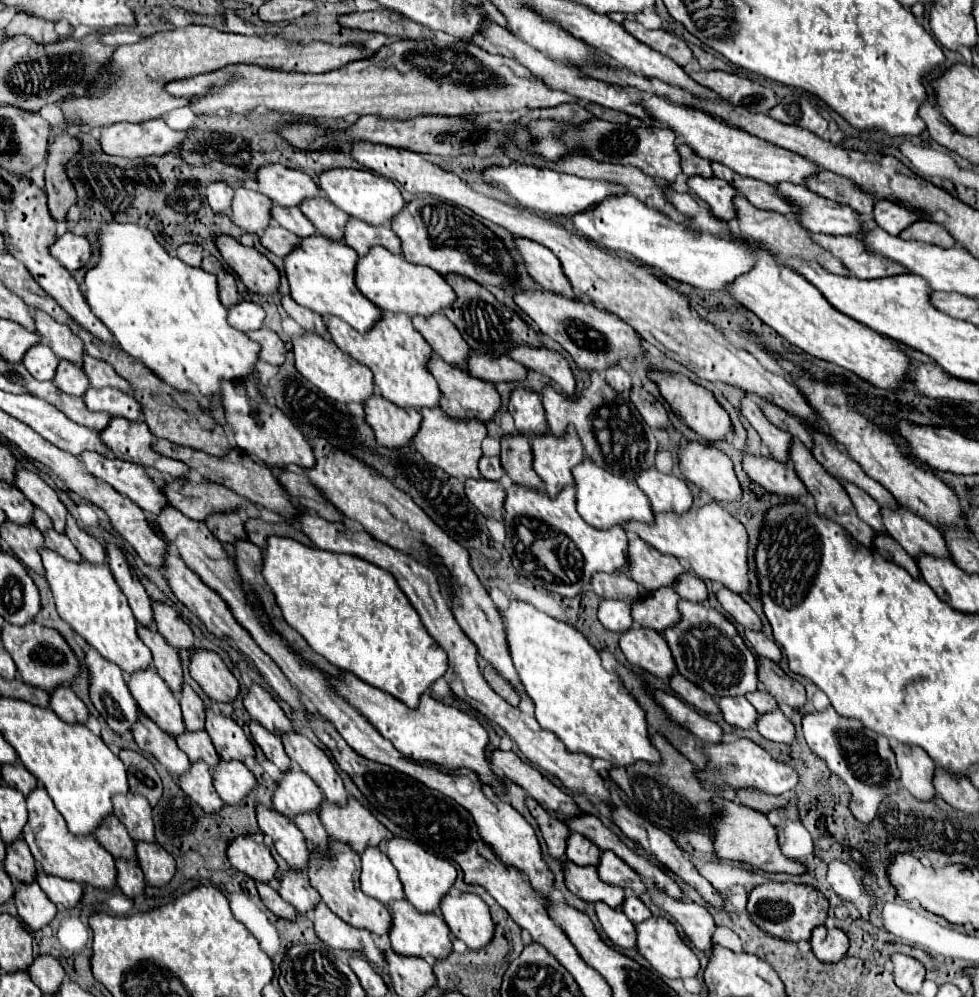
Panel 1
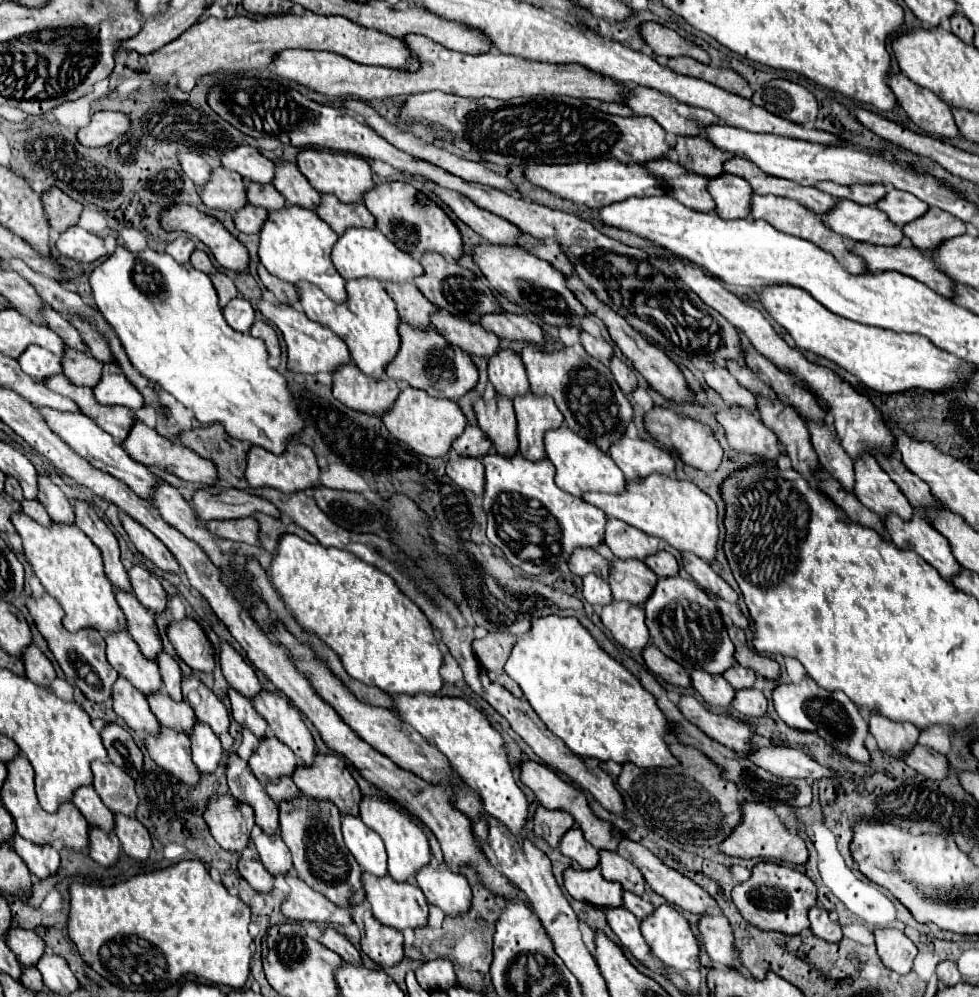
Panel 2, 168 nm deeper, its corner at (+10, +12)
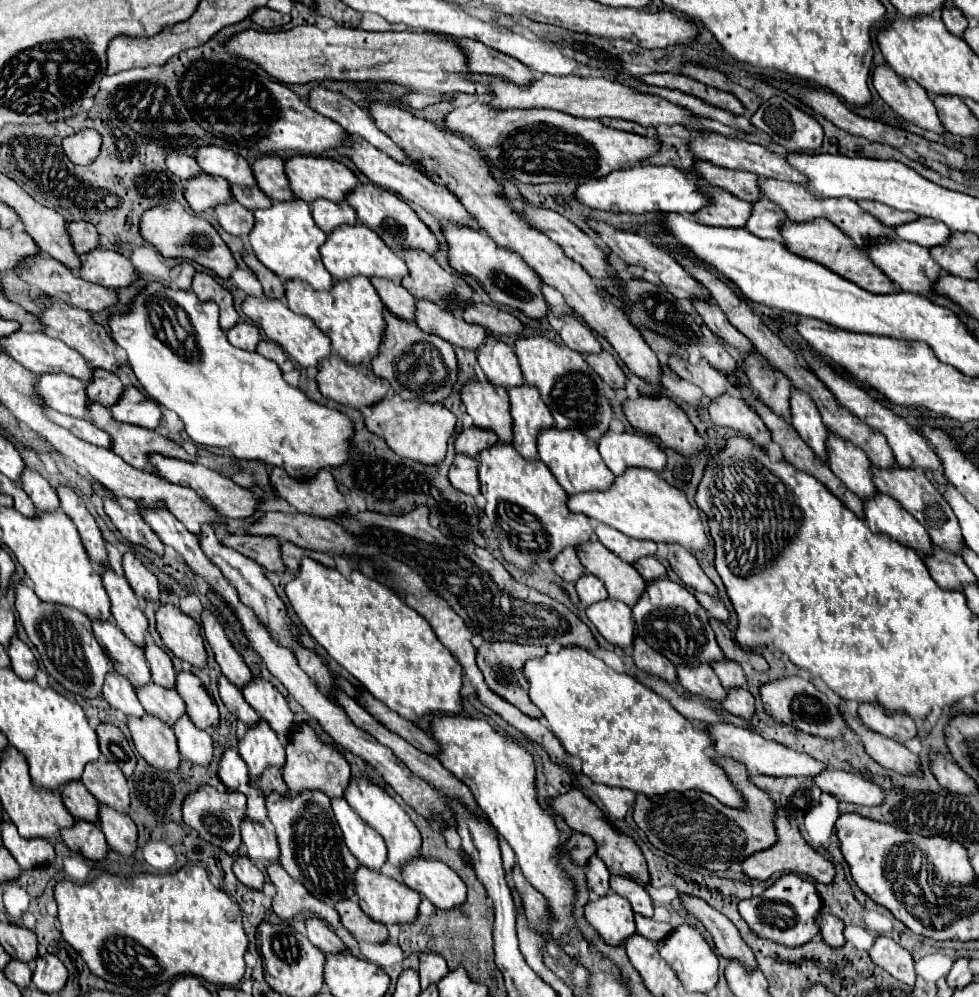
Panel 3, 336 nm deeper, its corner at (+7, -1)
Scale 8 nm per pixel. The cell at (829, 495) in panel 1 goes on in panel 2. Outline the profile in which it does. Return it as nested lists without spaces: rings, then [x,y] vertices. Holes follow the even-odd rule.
[[[757,397],[757,405],[763,423],[771,427],[771,431],[775,431],[779,443],[791,457],[793,469],[807,481],[813,481],[813,475],[819,471],[821,465],[815,449],[811,447],[811,435],[803,419],[795,413],[793,407],[787,407],[781,401],[767,401]]]

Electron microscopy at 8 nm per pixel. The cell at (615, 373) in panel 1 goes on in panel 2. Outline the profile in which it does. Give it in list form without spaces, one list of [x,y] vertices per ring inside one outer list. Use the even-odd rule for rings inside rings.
[[[581,331],[581,345],[591,357],[599,359],[601,363],[609,363],[613,357],[613,347],[605,339],[597,339],[585,331]]]

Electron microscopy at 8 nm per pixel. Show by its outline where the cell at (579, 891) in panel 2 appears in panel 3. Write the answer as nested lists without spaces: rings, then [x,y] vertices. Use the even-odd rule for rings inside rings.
[[[614,892],[592,900],[586,906],[586,920],[598,930],[608,946],[620,946],[636,934],[630,902]]]

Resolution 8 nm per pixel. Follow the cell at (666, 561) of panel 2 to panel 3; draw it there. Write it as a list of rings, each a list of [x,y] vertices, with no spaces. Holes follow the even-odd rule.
[[[642,556],[642,560],[636,560],[632,566],[638,570],[638,574],[642,574],[646,582],[666,576],[666,568],[654,556]]]

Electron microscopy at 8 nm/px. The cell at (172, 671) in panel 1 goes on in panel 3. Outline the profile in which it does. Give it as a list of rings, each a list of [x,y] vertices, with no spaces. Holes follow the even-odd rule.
[[[102,568],[104,588],[112,600],[112,618],[116,626],[138,646],[144,646],[144,634],[148,630],[148,620],[138,608],[134,590],[124,576],[118,576],[112,568]]]

